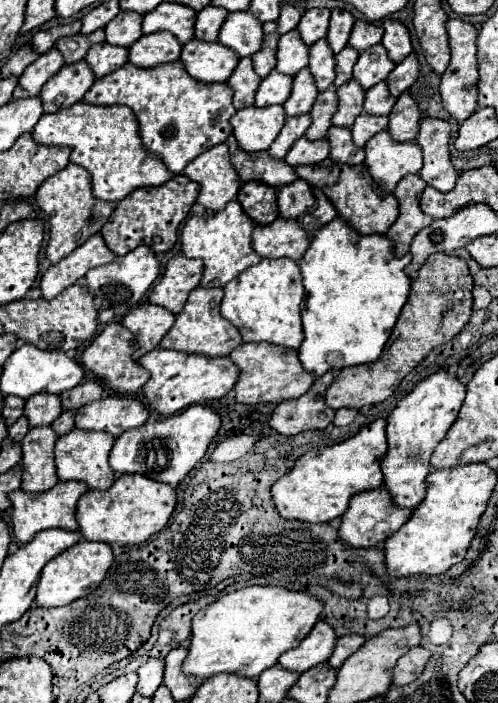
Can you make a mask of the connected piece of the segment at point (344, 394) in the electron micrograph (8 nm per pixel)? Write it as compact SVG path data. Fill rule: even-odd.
M432 254L420 268L418 278L412 282L408 302L400 312L386 350L376 362L340 370L326 392L326 404L334 410L362 408L366 404L378 404L390 398L402 378L410 374L432 348L450 342L466 326L472 314L472 288L474 280L462 258L454 254Z

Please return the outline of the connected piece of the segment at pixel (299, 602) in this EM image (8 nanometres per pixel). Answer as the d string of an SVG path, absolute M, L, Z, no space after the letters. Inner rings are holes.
M246 586L232 594L226 594L226 596L218 598L216 602L204 606L194 616L190 650L188 650L188 656L182 666L184 674L210 678L220 672L230 672L230 674L238 674L238 676L256 680L264 670L278 664L280 654L300 646L300 642L308 636L308 632L320 620L322 610L324 610L324 606L316 596L312 596L308 592L278 588L278 586Z

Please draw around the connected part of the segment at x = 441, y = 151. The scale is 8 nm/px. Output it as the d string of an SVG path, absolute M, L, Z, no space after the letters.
M424 118L420 122L420 132L418 132L418 138L416 138L416 142L424 150L424 168L420 170L420 176L422 176L422 180L428 186L434 186L440 192L450 192L456 186L456 180L458 180L458 172L452 166L450 152L448 152L450 136L452 136L452 126L446 120L440 120L440 118Z

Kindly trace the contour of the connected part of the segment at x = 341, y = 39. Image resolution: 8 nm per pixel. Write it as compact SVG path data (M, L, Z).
M332 10L330 28L328 28L328 42L334 52L340 52L350 38L350 30L354 26L354 16L348 10Z

